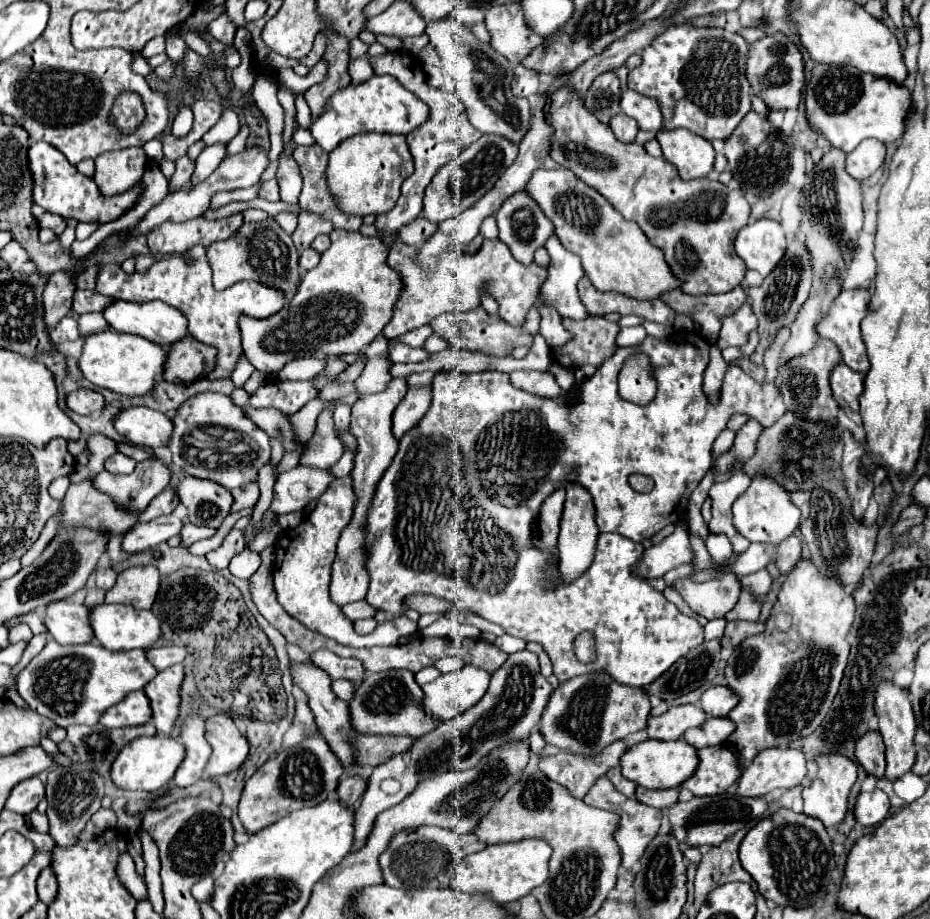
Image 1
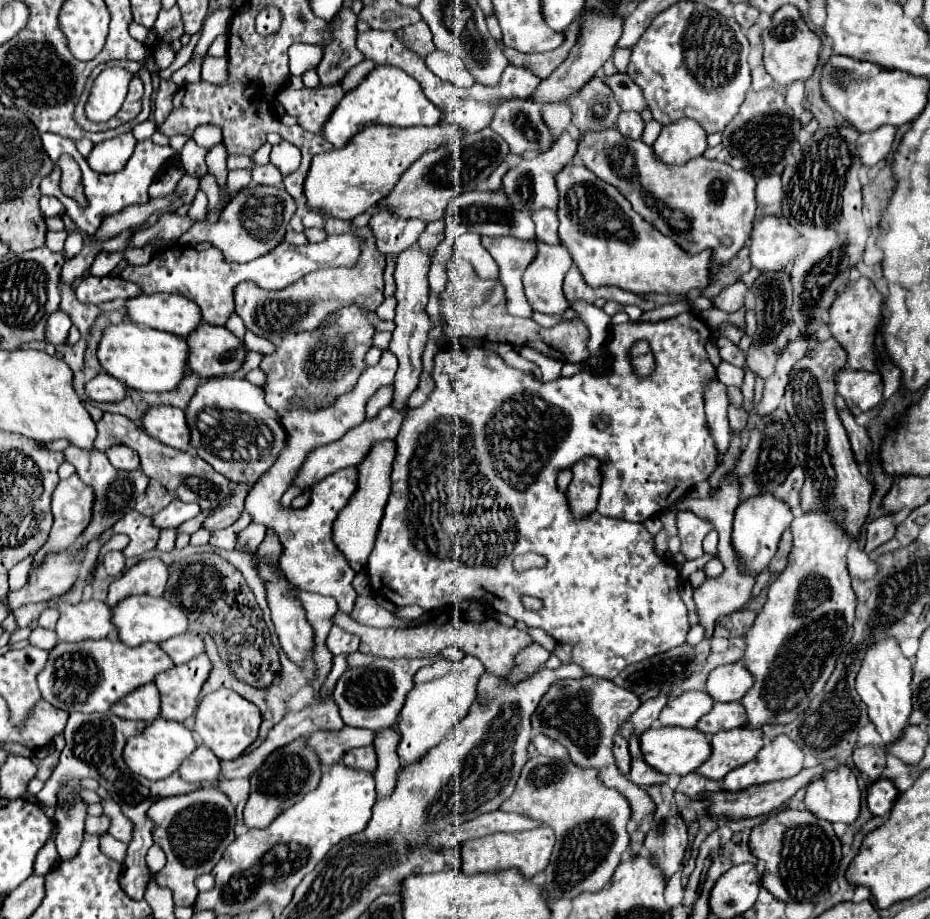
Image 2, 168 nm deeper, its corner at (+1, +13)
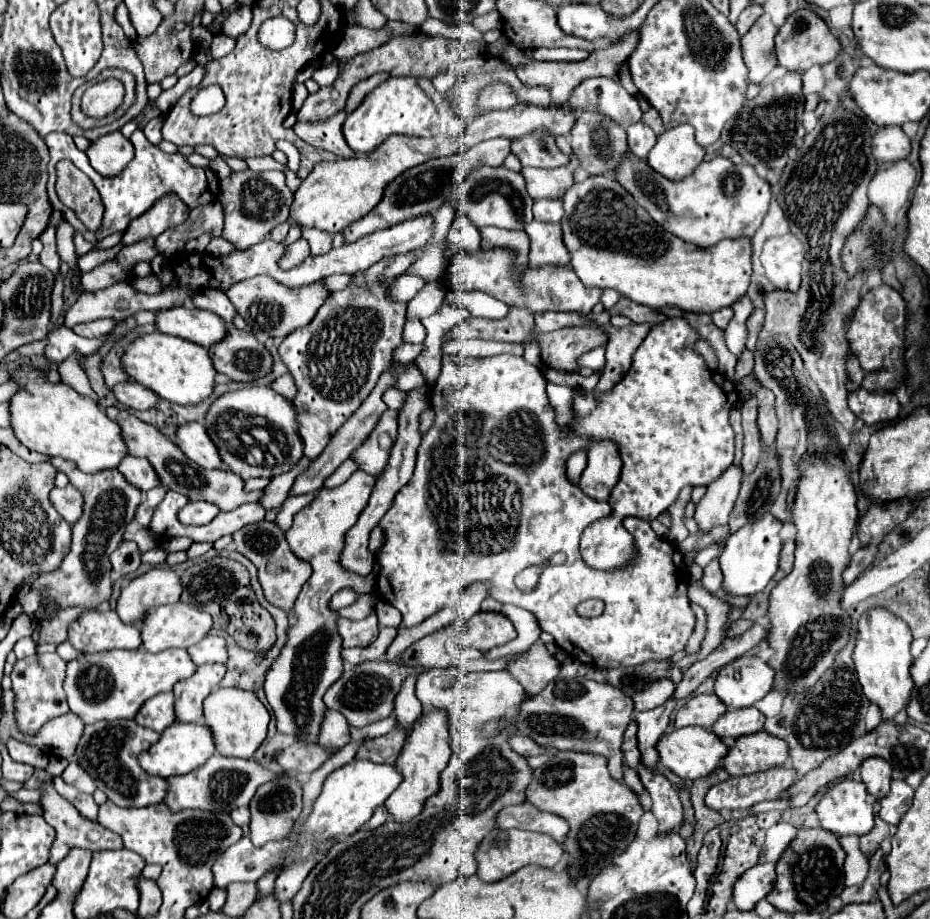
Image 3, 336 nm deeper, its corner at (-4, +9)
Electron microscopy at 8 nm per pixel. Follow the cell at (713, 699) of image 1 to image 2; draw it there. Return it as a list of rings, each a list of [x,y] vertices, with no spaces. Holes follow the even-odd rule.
[[[721,665],[709,673],[707,679],[707,693],[713,697],[713,701],[739,701],[747,689],[751,689],[753,677],[751,673],[739,665]]]

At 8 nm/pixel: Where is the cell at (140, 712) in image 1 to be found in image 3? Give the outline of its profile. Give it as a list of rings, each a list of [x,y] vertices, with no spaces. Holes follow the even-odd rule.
[[[160,693],[152,699],[148,699],[142,709],[136,715],[138,725],[148,727],[152,731],[162,733],[170,723],[176,721],[176,713],[174,713],[174,693]]]

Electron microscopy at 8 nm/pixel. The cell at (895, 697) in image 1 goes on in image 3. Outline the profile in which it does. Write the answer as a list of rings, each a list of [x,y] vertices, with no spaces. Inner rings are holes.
[[[868,609],[868,613],[864,613],[858,621],[858,635],[852,659],[864,695],[882,709],[884,719],[892,719],[908,705],[908,697],[914,685],[910,677],[910,643],[912,633],[908,629],[908,623],[900,621],[900,617],[896,617],[894,613],[888,613],[888,609]]]

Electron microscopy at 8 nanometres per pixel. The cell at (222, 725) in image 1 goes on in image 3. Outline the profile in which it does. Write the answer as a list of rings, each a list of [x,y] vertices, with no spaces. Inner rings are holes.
[[[216,689],[212,691],[204,701],[204,719],[206,725],[214,733],[216,751],[226,757],[242,757],[252,759],[254,751],[262,745],[266,739],[266,729],[270,721],[268,709],[258,701],[254,693],[248,693],[244,689]]]

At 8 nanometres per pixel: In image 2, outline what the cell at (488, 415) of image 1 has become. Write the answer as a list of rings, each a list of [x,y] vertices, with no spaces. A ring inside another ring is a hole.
[[[681,313],[677,317],[665,319],[665,321],[627,321],[623,325],[613,327],[613,337],[607,343],[607,353],[613,357],[613,369],[609,373],[591,373],[591,371],[581,371],[573,377],[559,377],[551,383],[543,383],[531,375],[525,375],[513,367],[507,367],[503,359],[485,349],[485,347],[471,347],[463,349],[459,343],[449,343],[441,347],[441,351],[435,355],[433,361],[433,371],[431,377],[435,381],[435,389],[431,391],[429,399],[417,407],[409,409],[401,431],[395,439],[397,443],[397,455],[393,461],[393,471],[391,471],[391,495],[385,505],[385,515],[381,519],[379,533],[375,540],[373,553],[371,553],[371,571],[369,581],[373,593],[389,599],[391,603],[405,607],[405,605],[421,605],[423,609],[439,609],[449,603],[465,601],[465,599],[479,599],[489,605],[497,613],[505,613],[517,621],[523,621],[527,627],[541,627],[545,629],[557,643],[575,643],[575,659],[573,663],[579,665],[585,673],[597,675],[603,679],[613,679],[623,671],[627,665],[635,665],[647,657],[665,653],[667,649],[679,647],[687,641],[687,633],[691,629],[689,619],[687,619],[687,607],[681,601],[677,587],[679,587],[679,573],[675,567],[667,567],[665,561],[661,561],[655,551],[653,551],[653,537],[647,533],[647,529],[641,525],[647,517],[659,515],[667,509],[671,509],[677,501],[681,499],[695,483],[705,481],[717,467],[717,449],[715,443],[711,443],[711,435],[707,429],[705,413],[703,413],[703,385],[705,379],[715,377],[715,369],[707,357],[705,343],[711,339],[711,329],[707,327],[705,321],[701,321],[693,313]],[[647,339],[651,343],[653,355],[655,355],[655,371],[647,379],[637,379],[631,371],[629,359],[627,359],[627,349],[633,345],[633,341]],[[583,457],[595,457],[601,461],[600,471],[602,474],[601,493],[599,493],[599,503],[597,511],[601,513],[591,513],[585,519],[575,519],[569,513],[567,499],[565,495],[557,489],[557,475],[563,469],[569,469]],[[523,553],[537,553],[547,559],[545,567],[541,569],[527,569],[521,575],[513,571],[513,559]],[[519,595],[531,595],[543,601],[543,609],[533,613],[527,611],[521,605]]]

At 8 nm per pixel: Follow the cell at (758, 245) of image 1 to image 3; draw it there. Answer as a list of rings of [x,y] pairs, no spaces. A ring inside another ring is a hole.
[[[794,233],[768,239],[760,255],[766,279],[776,289],[786,289],[792,293],[800,289],[802,261],[804,261],[804,247]]]

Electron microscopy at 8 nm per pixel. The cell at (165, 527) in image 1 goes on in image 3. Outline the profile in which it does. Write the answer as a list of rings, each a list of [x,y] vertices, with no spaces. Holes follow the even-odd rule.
[[[190,501],[178,513],[178,519],[184,525],[204,525],[204,523],[210,523],[218,513],[220,513],[218,505],[210,505],[210,503],[204,503],[204,501]]]

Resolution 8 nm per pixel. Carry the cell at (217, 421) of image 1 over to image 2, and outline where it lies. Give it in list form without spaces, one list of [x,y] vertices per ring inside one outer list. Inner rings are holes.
[[[213,377],[199,385],[185,409],[185,419],[197,457],[229,481],[247,485],[253,485],[275,463],[287,437],[279,415],[265,403],[263,389],[235,377]]]

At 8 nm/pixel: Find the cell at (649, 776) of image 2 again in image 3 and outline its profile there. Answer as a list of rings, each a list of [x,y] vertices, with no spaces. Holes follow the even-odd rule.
[[[670,697],[664,705],[658,705],[656,709],[642,711],[636,715],[638,721],[638,747],[642,753],[642,763],[654,769],[658,761],[658,741],[664,735],[668,723],[670,723],[670,713],[676,707],[676,699]]]

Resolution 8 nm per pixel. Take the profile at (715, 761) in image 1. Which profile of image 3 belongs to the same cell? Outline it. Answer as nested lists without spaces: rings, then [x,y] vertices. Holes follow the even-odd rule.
[[[758,731],[752,735],[738,737],[736,745],[730,747],[730,751],[724,759],[724,769],[730,775],[750,775],[750,773],[772,769],[772,767],[782,767],[786,761],[788,761],[788,743],[766,731]]]

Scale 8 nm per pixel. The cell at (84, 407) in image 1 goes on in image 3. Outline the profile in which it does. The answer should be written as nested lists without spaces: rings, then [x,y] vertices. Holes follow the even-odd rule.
[[[136,381],[120,383],[120,385],[116,385],[112,391],[114,391],[116,399],[118,399],[124,407],[130,407],[130,409],[146,411],[146,409],[156,407],[158,401],[160,401],[160,397],[158,397],[156,393],[152,393],[152,389],[136,383]]]

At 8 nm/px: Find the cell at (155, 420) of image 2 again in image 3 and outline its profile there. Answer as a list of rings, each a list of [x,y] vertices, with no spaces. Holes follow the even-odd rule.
[[[188,423],[182,425],[176,431],[176,445],[198,465],[204,469],[220,469],[220,453],[216,453],[216,447],[212,445],[212,439],[208,437],[204,425],[200,423]]]

